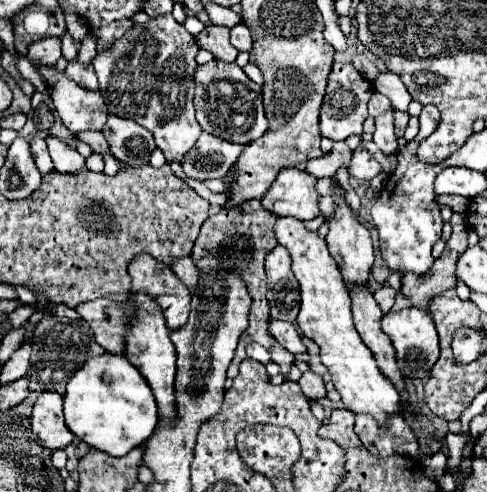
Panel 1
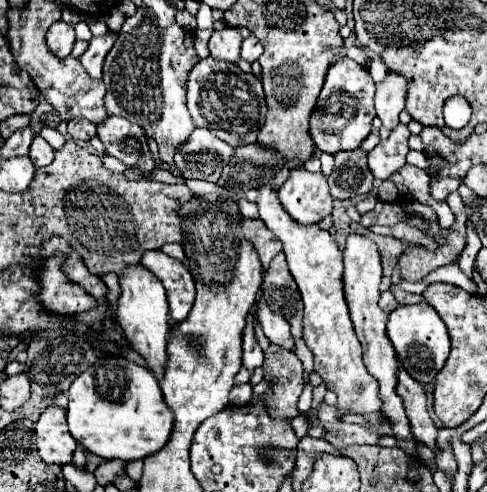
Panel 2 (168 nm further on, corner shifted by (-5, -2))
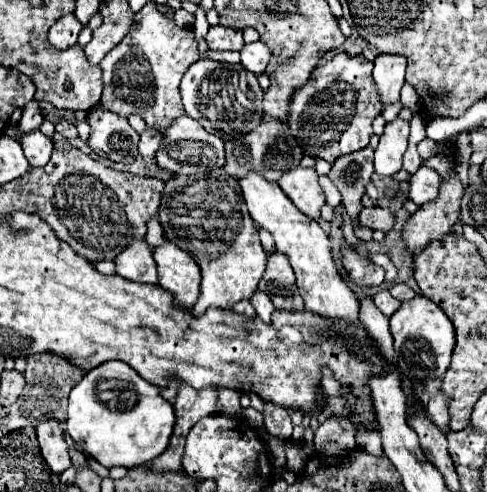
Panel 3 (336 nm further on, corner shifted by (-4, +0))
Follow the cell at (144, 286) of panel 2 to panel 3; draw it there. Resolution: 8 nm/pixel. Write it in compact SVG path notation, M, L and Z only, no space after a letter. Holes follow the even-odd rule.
M135 240L125 250L121 250L121 254L117 254L115 258L115 266L117 274L127 280L157 284L153 248L145 240Z

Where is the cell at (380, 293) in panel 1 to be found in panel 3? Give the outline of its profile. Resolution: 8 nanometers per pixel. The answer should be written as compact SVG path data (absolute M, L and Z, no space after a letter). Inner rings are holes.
M381 290L381 292L377 292L377 294L373 296L373 302L375 302L375 306L377 306L387 318L401 306L401 302L395 300L395 298L389 294L389 290Z

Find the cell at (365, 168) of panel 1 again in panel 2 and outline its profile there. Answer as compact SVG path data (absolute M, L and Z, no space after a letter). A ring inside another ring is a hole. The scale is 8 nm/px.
M400 124L398 130L394 130L388 136L388 140L380 142L374 150L368 152L368 166L376 180L388 180L396 170L400 170L406 164L408 136L408 126Z

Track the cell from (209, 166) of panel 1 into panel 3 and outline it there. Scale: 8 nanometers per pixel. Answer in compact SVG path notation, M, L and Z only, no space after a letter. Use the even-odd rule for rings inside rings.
M187 114L175 118L167 132L163 134L161 148L155 154L155 160L161 168L175 172L175 174L185 174L185 176L195 176L199 172L209 172L215 168L221 168L225 164L225 152L223 152L223 140L215 134L209 134L207 130L201 130L201 124Z

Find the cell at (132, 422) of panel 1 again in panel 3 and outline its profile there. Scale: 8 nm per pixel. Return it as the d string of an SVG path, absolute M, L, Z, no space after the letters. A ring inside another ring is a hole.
M119 360L89 370L68 397L67 434L81 452L105 468L135 468L151 462L167 448L173 424L173 406L161 396L159 388Z

